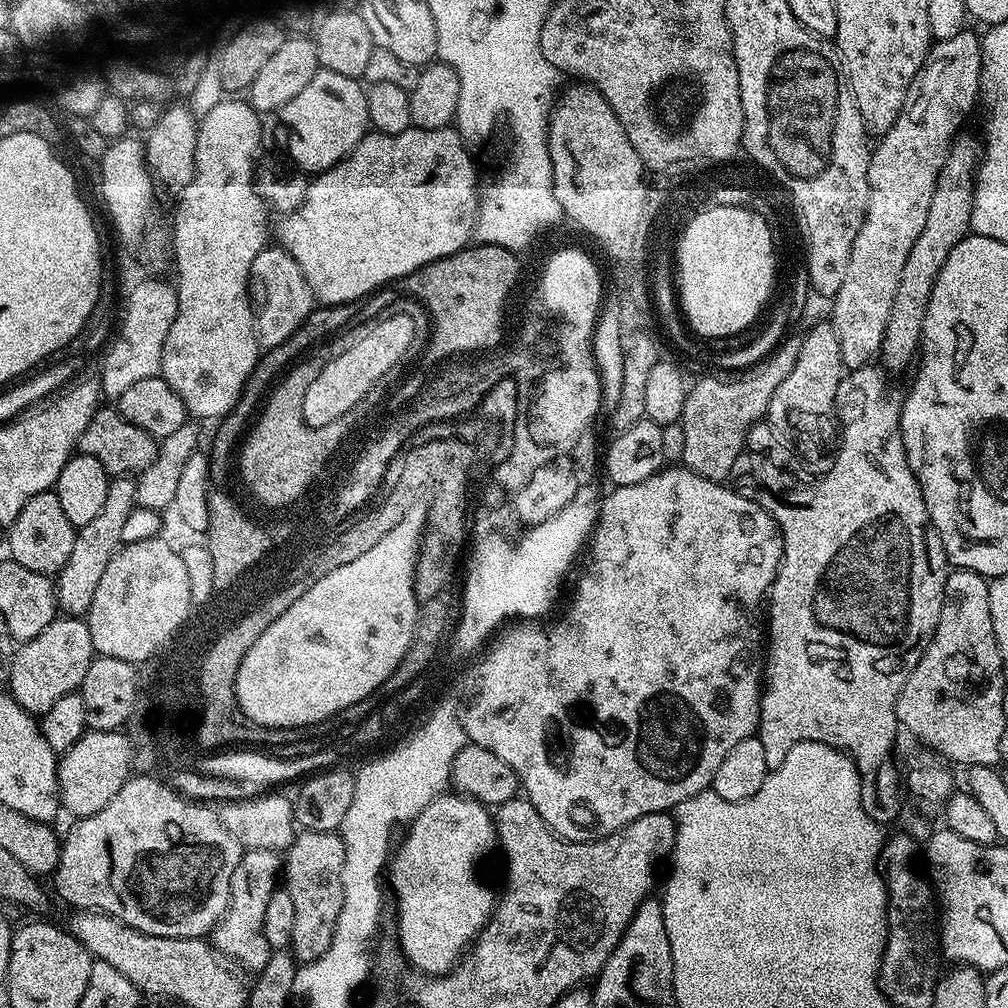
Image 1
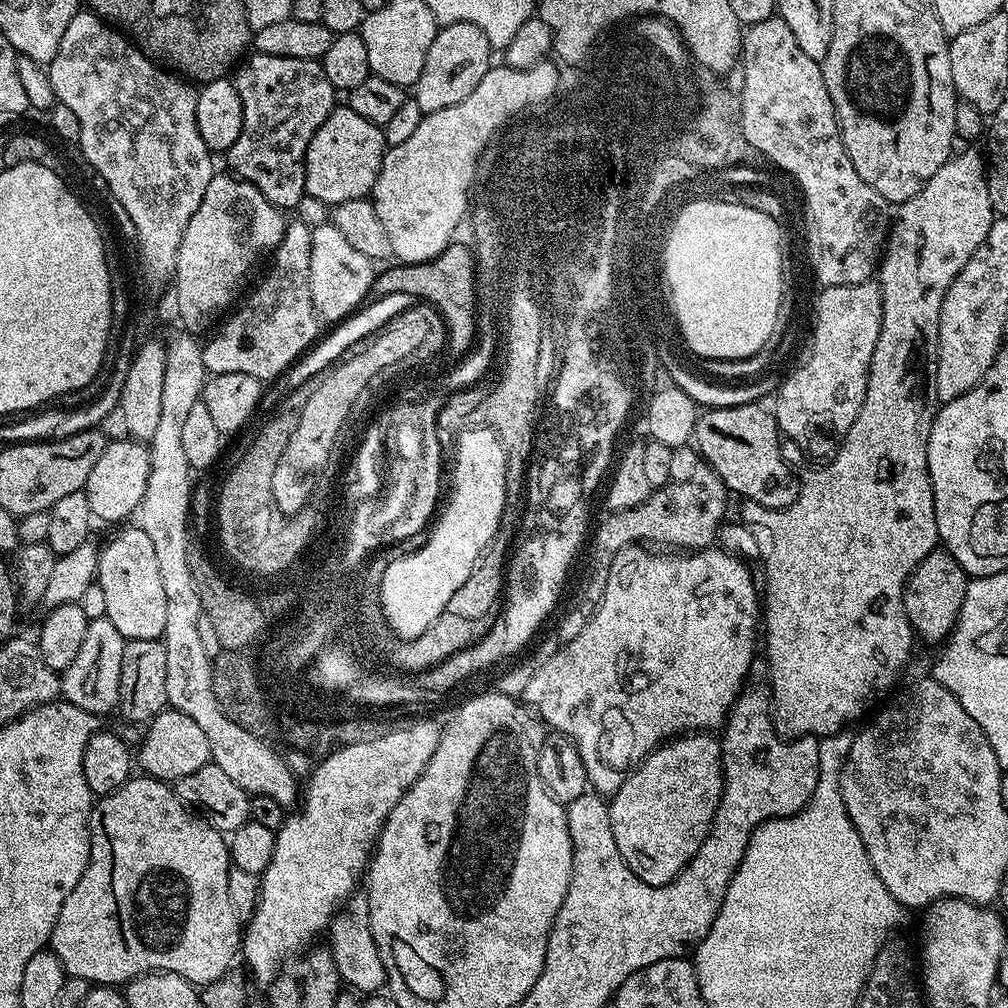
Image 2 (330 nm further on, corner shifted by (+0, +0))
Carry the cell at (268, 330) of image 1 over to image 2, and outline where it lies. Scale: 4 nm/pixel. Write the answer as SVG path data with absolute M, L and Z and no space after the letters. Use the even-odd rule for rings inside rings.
M331 222L318 224L312 228L310 242L310 294L312 305L316 308L321 321L343 321L351 316L367 301L368 291L374 275L373 261L366 258L359 250L354 250L346 237L339 233Z

